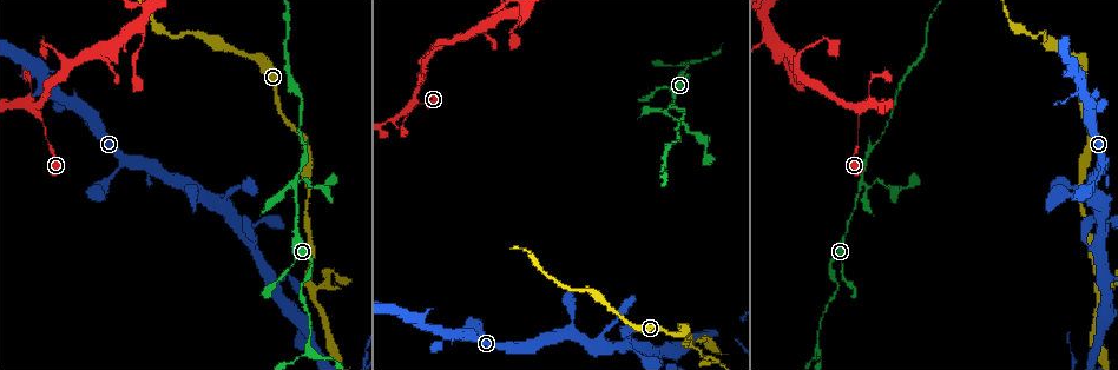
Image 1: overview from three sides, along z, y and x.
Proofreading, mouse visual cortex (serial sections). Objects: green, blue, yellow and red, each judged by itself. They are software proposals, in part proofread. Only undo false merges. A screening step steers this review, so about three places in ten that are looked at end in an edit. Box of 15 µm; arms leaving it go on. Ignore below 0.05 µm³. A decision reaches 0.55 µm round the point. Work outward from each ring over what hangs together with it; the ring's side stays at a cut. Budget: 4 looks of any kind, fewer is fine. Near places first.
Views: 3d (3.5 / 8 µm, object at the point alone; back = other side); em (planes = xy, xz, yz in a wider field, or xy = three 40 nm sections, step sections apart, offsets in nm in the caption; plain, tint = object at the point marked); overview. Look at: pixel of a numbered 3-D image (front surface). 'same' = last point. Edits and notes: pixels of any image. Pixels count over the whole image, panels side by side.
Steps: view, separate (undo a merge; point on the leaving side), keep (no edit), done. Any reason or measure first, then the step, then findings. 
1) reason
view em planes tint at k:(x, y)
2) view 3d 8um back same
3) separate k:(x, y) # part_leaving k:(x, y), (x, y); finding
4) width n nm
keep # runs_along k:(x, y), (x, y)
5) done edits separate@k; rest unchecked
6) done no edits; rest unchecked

view 3d 3.5um at 1:(408, 114)

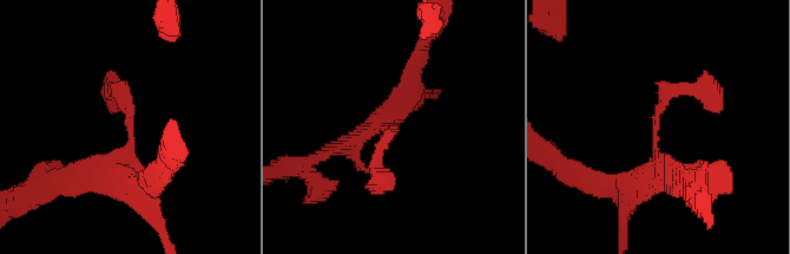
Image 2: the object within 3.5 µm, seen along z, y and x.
view em xy step 2 tint at 2:(390, 125)

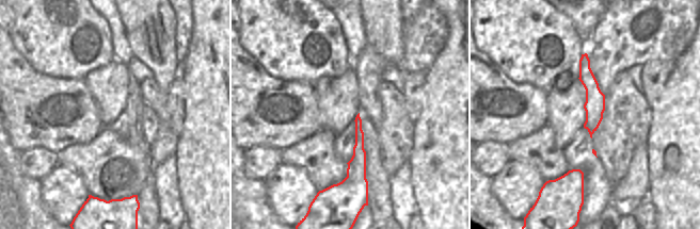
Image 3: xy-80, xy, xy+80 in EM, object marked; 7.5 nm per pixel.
keep # runs_along 3:(584, 56), (592, 88), (591, 130); continuous, no second cell

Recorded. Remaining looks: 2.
sharp bend
view 3d 3.5um at 1:(309, 289)

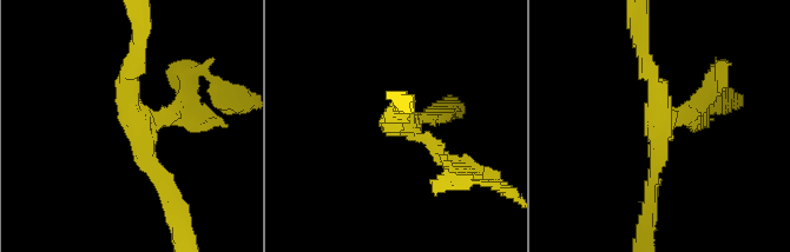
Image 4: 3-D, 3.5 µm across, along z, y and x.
arms 3; arm_widths 150, 200, 200 nm
view em xy step 2 tint at 4:(140, 127)

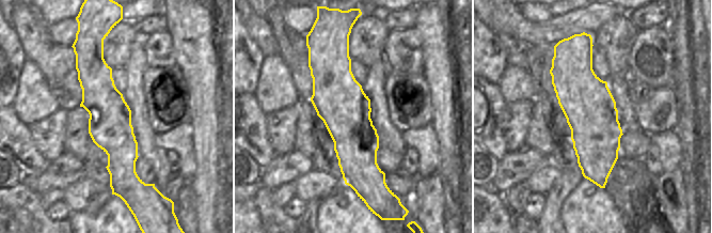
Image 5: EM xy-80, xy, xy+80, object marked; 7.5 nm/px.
separate 4:(198, 127) # part_leaving 4:(165, 117), (190, 70), (223, 87); two cells meet here

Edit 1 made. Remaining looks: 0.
done edits separate@4; rest unchecked

